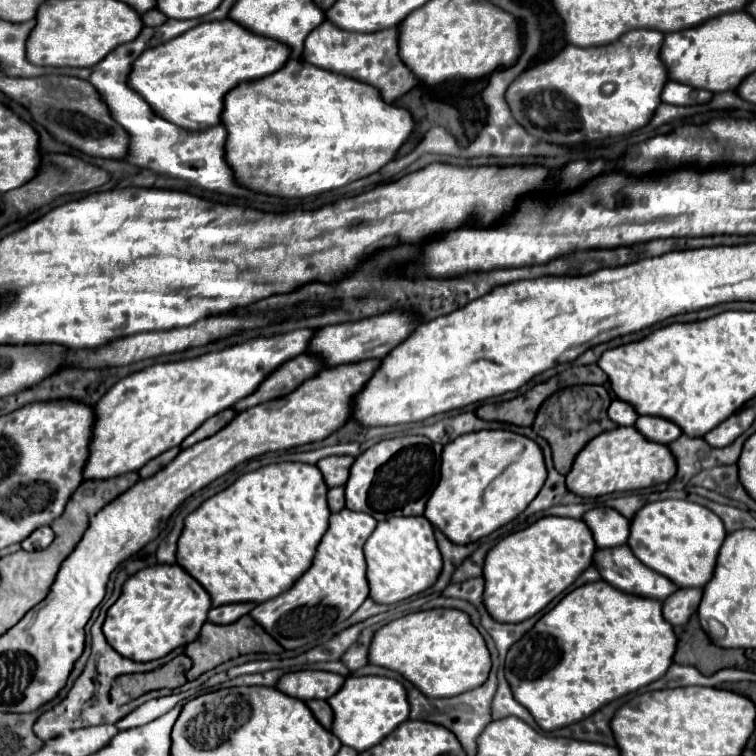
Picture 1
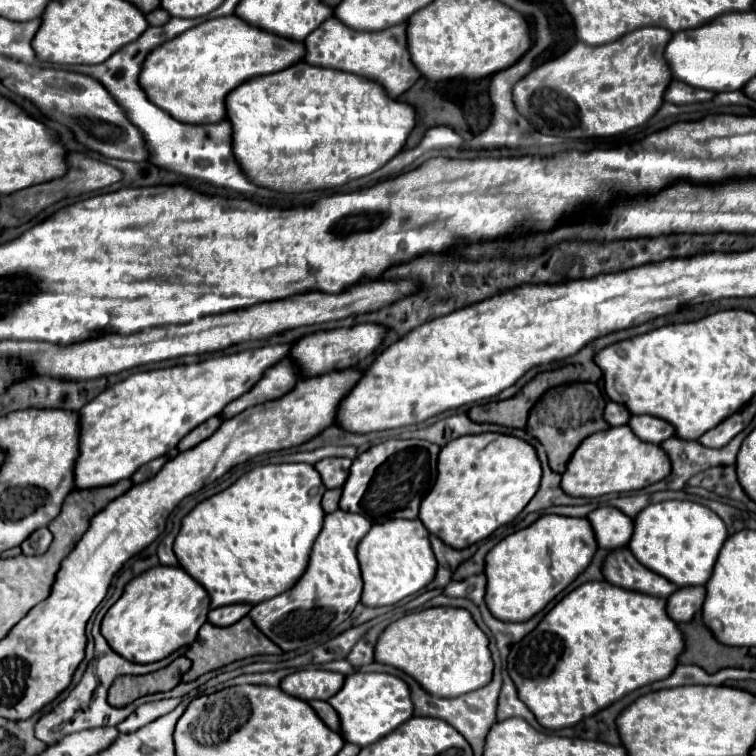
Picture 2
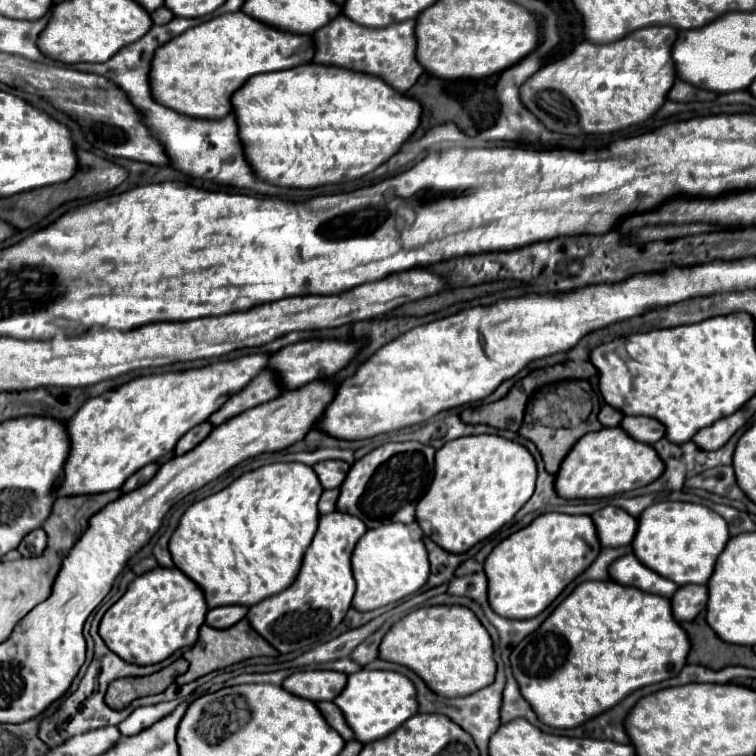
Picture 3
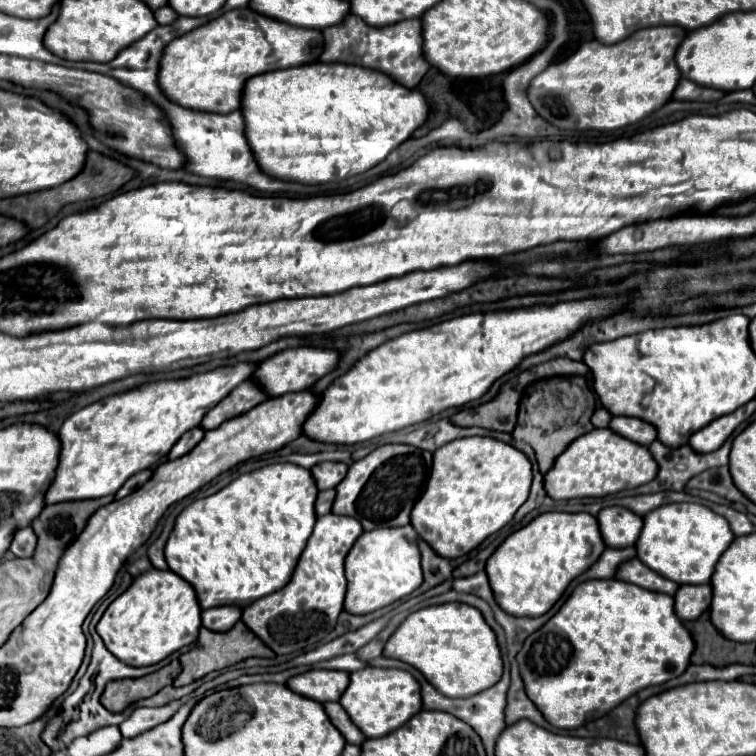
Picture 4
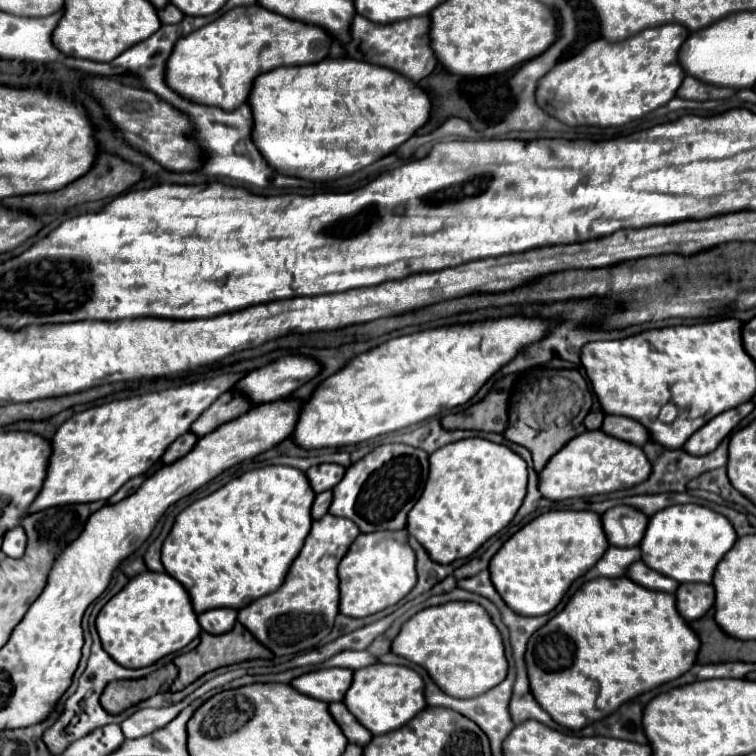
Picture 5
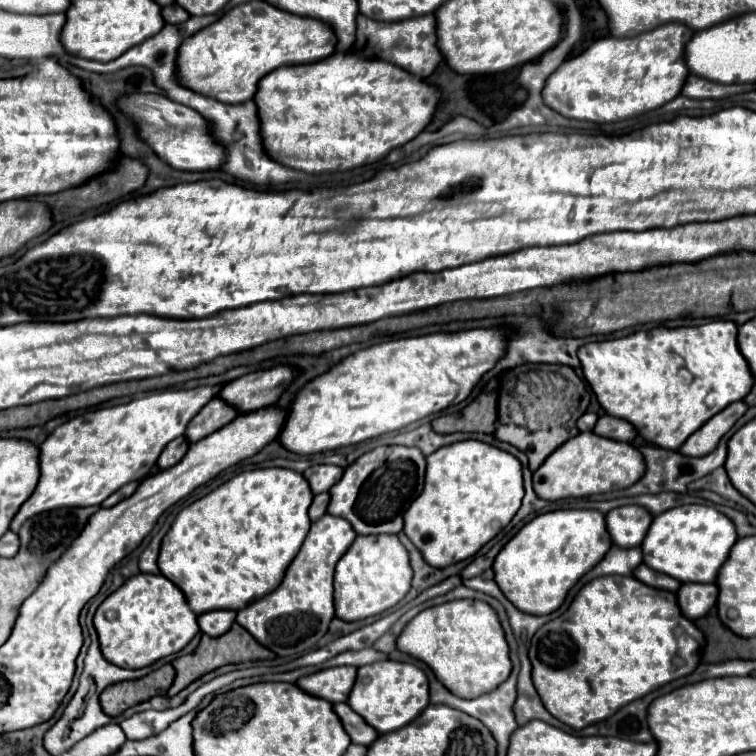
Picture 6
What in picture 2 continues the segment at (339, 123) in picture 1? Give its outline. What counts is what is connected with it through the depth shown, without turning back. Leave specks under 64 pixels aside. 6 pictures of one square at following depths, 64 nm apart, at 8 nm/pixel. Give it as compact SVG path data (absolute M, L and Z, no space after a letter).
M306 62L240 84L228 94L226 108L234 128L234 154L242 172L254 184L278 192L322 190L368 176L402 150L416 126L414 106L390 98L378 82L332 68L316 68Z

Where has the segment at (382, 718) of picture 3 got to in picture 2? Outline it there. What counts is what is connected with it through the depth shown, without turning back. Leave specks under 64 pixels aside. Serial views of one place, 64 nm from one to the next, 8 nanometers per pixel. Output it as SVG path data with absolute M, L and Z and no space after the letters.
M354 672L346 676L342 690L336 696L332 696L332 700L328 702L340 714L344 740L358 744L362 748L396 730L402 722L412 718L414 712L408 684L398 676L380 674L380 672L366 672L366 674Z

